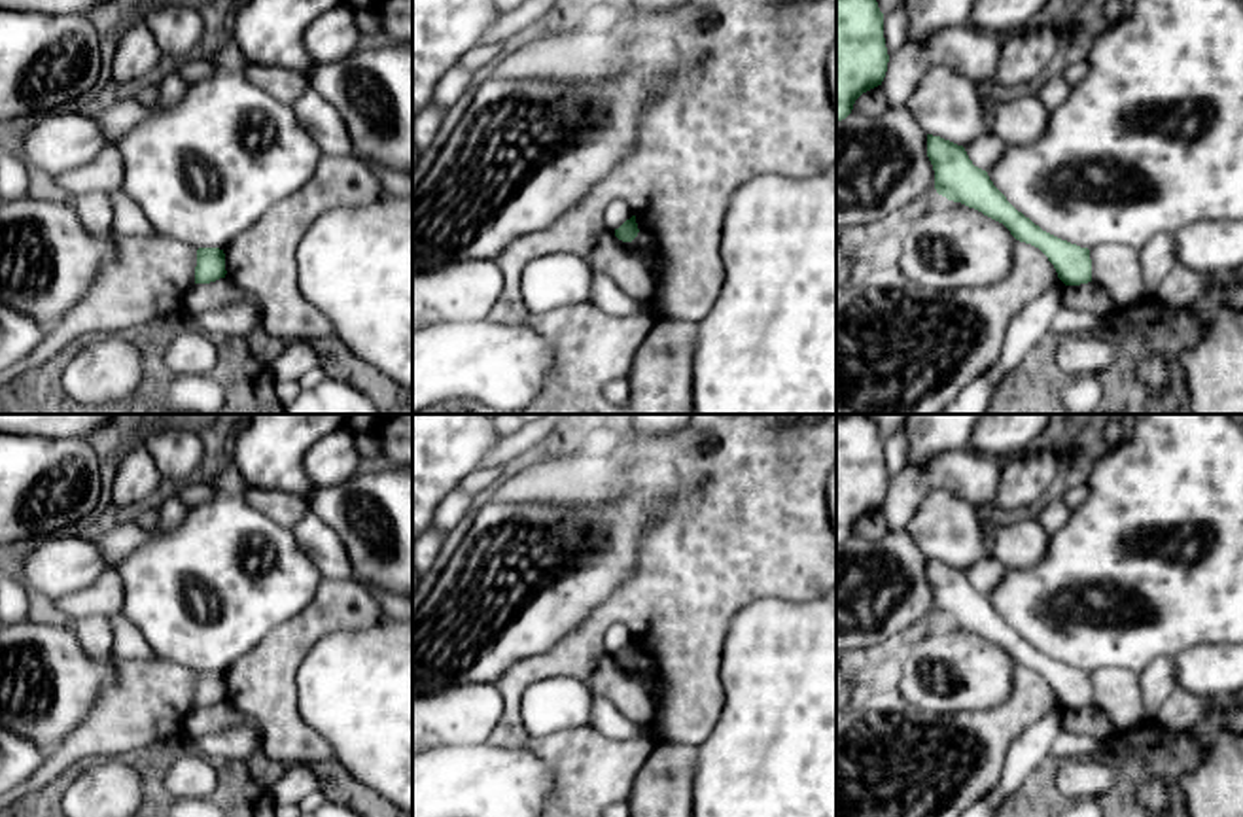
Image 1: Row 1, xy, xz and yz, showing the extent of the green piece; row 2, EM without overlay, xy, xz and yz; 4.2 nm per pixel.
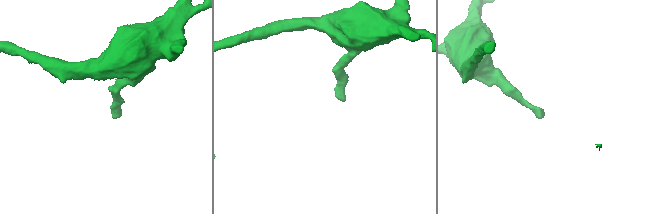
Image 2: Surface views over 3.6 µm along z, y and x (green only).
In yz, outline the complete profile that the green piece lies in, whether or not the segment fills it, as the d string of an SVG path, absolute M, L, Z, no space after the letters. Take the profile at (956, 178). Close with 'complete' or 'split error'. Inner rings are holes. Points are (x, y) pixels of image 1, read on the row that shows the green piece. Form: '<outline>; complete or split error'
M927 134L927 157L938 195L982 212L1003 223L1016 240L1039 248L1065 286L1092 282L1090 250L1042 231L1018 212L993 185L988 172L972 165L963 146Z; complete

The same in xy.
M199 248L197 250L197 267L195 267L195 284L210 284L219 278L225 278L225 253L219 248Z; complete

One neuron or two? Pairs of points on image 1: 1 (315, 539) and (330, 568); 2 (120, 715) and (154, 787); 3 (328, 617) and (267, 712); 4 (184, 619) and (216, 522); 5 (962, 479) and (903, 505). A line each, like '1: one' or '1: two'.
1: one
2: two
3: one
4: one
5: one

